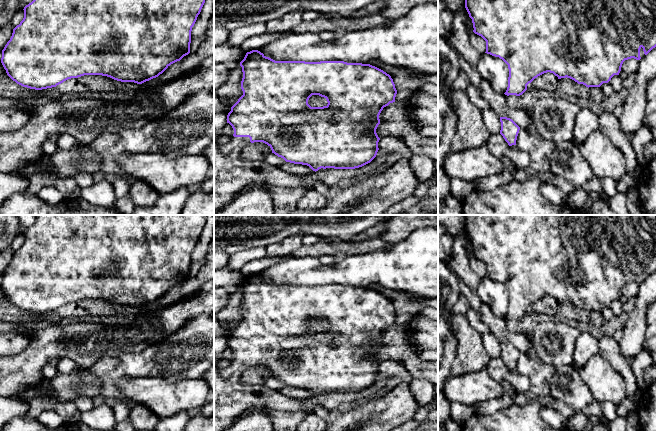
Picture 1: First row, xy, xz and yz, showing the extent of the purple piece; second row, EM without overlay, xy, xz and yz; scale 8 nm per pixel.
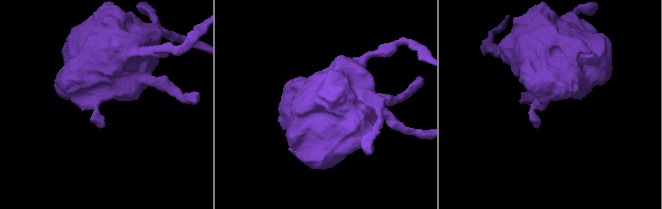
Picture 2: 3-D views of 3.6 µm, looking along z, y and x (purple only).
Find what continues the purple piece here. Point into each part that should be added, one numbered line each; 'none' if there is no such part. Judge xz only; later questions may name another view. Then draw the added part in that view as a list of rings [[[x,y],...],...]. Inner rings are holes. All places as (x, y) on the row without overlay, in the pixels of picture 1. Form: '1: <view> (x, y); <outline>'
1: xz (233, 372); [[[230,361],[230,365],[227,368],[220,369],[219,374],[223,379],[229,380],[230,382],[239,382],[240,376],[243,371],[249,369],[249,361]]]

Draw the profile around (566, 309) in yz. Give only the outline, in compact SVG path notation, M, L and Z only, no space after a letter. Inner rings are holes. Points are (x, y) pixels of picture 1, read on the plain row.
M567 301L558 303L558 316L578 322L589 322L586 311L582 314L580 308Z

